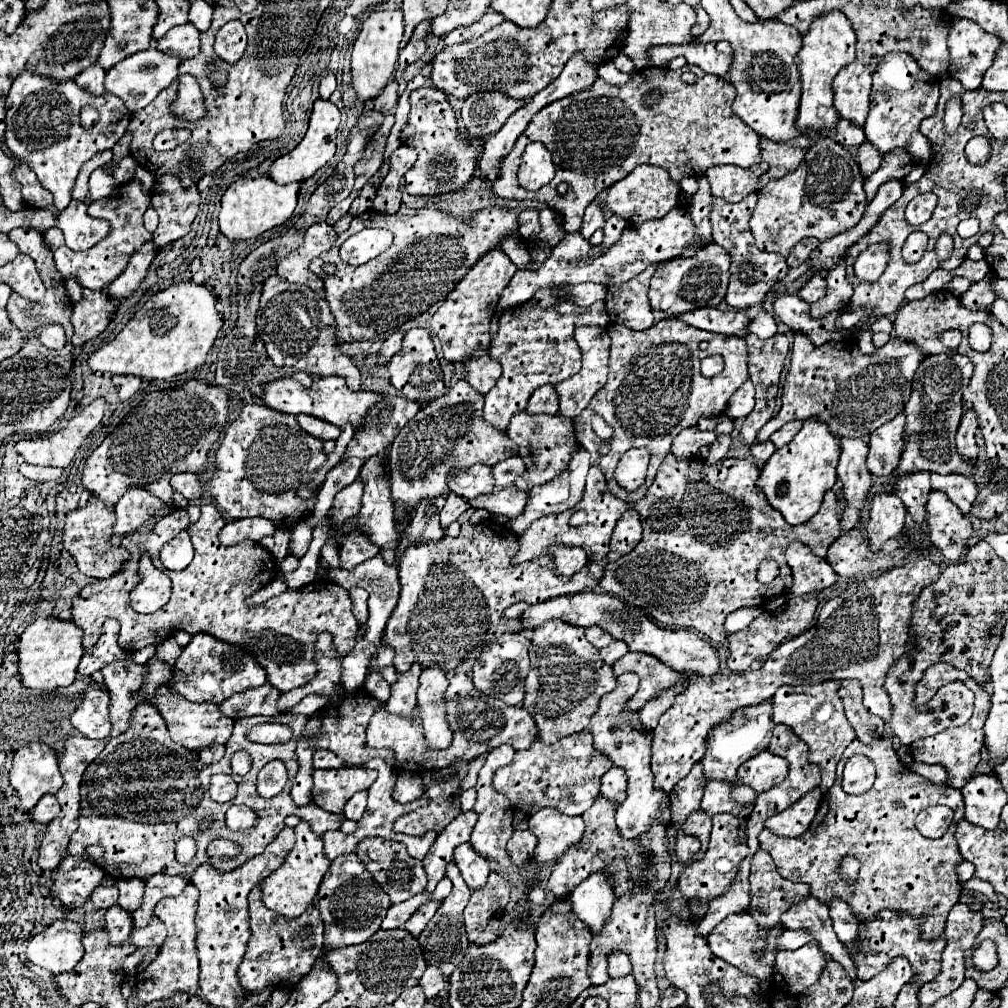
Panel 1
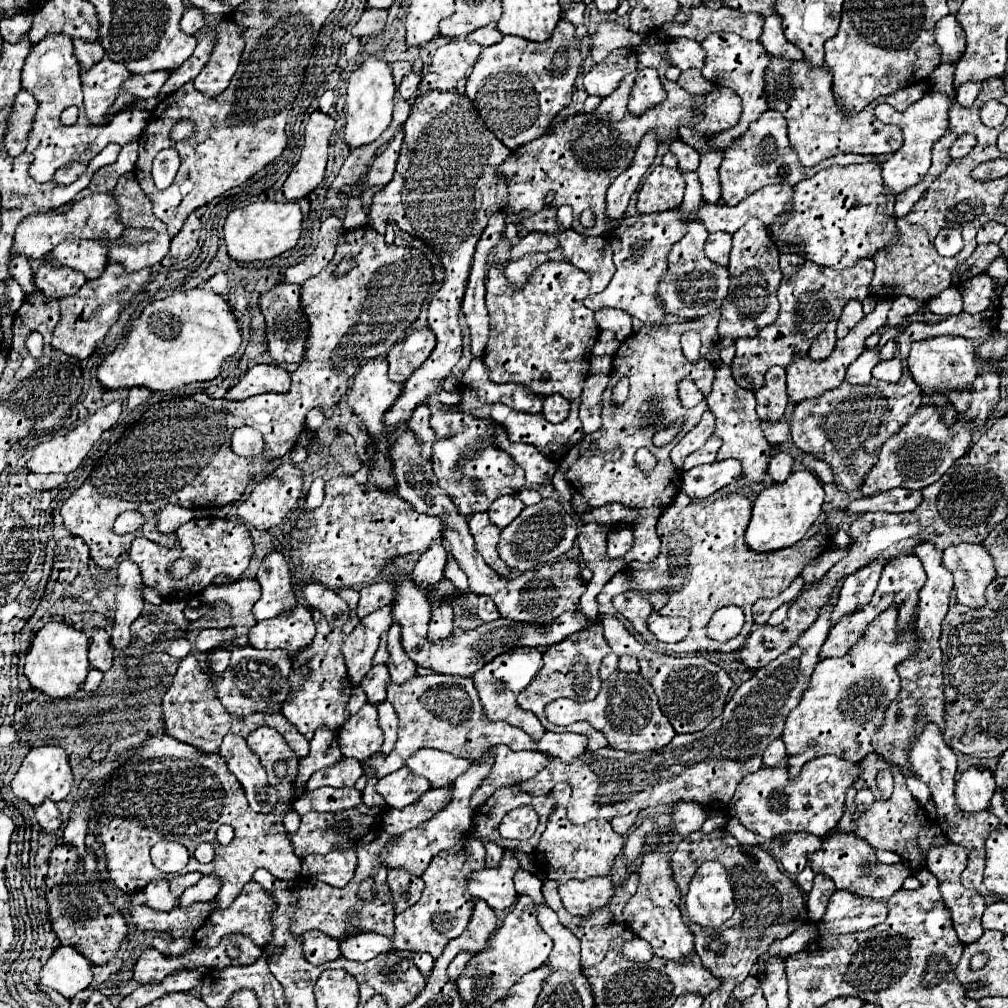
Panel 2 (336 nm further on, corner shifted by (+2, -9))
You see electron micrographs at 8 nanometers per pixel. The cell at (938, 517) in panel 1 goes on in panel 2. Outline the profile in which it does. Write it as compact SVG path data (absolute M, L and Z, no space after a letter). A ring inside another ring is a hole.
M951 544L943 550L943 566L955 576L953 594L959 604L979 608L991 578L997 576L991 554L983 544Z

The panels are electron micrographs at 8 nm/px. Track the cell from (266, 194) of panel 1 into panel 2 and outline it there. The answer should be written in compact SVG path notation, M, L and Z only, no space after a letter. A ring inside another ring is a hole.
M253 202L229 212L225 222L225 244L229 256L237 262L269 260L291 250L301 232L301 208L297 202Z

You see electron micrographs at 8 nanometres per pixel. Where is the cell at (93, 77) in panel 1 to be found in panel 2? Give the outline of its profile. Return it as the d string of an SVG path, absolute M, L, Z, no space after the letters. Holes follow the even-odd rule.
M73 42L73 48L75 48L75 58L83 72L95 66L105 56L105 50L101 48L99 42Z

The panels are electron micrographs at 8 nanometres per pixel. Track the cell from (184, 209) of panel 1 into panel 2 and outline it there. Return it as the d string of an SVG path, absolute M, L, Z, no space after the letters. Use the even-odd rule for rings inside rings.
M193 212L193 214L189 214L189 218L185 220L181 232L171 240L171 250L169 250L169 254L161 260L161 264L163 264L163 266L173 266L173 264L177 264L177 262L187 260L187 258L193 254L195 246L197 246L199 230L201 230L201 222L199 222L199 218L197 218L195 212Z

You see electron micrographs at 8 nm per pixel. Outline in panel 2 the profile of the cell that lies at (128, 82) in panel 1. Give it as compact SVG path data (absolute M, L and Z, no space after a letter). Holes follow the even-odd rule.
M109 58L97 62L95 68L81 74L85 116L91 126L103 126L107 112L113 108L123 84L131 78L131 72Z

